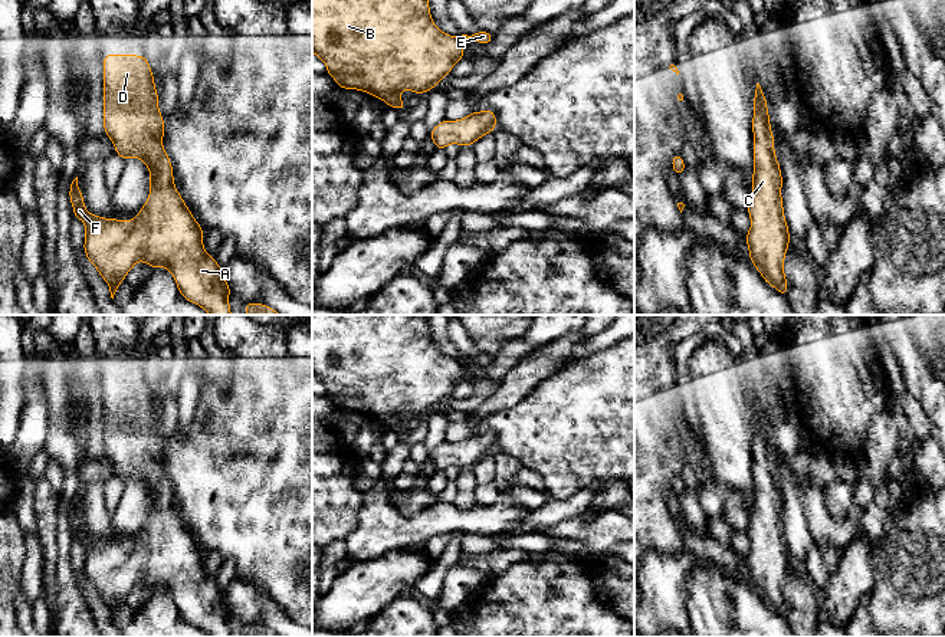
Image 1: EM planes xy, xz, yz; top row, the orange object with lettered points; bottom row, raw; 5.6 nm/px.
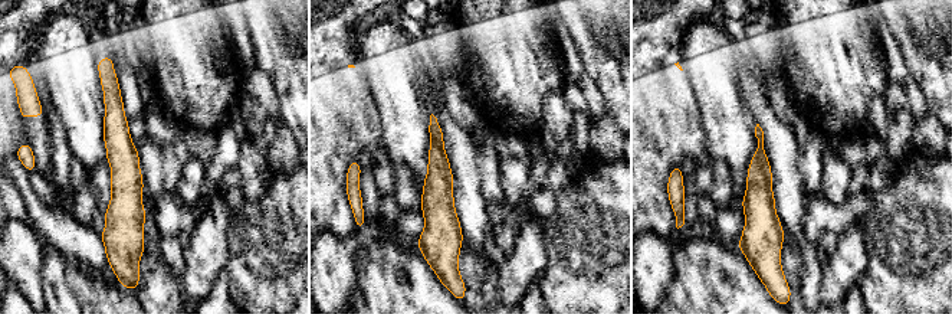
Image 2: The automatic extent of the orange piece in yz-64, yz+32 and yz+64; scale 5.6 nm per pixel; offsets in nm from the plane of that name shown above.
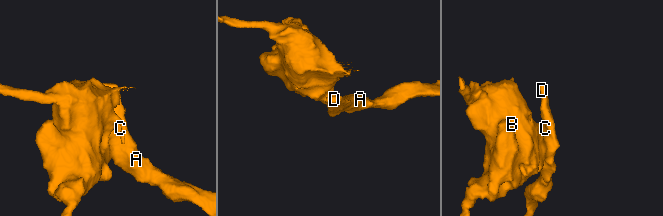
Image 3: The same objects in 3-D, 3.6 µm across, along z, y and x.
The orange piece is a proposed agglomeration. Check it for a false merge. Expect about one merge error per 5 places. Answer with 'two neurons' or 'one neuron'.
one neuron

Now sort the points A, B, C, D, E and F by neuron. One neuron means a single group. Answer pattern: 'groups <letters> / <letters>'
groups A B C D E F

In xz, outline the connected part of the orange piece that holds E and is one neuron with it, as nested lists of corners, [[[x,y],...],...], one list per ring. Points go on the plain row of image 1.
[[[312,315],[312,375],[327,387],[327,395],[341,411],[362,413],[384,423],[388,430],[406,431],[400,420],[403,411],[421,417],[439,407],[465,380],[463,362],[486,368],[493,357],[479,352],[475,357],[460,354],[456,359],[442,354],[433,345],[427,315]]]

